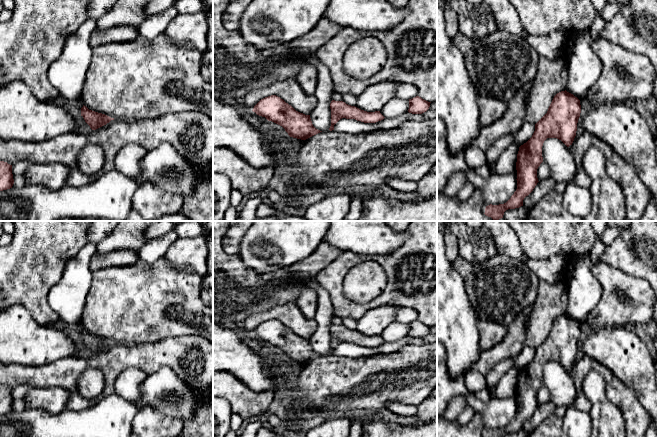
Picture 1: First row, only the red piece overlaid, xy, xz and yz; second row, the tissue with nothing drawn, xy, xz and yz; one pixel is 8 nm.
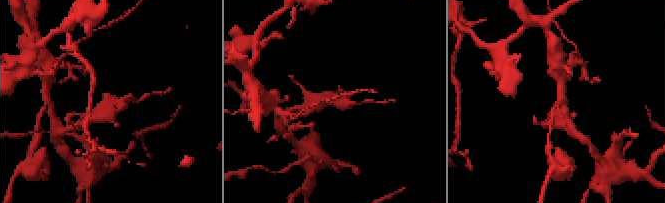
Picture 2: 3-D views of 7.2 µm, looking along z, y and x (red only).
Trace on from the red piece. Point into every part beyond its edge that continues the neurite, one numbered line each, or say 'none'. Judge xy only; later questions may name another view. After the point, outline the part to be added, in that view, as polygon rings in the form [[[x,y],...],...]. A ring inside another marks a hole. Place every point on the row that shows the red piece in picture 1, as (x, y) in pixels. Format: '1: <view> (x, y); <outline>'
none

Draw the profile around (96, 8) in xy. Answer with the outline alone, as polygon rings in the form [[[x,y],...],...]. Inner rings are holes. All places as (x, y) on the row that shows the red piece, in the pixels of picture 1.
[[[90,0],[87,7],[87,17],[97,21],[115,5],[116,1],[117,0]]]

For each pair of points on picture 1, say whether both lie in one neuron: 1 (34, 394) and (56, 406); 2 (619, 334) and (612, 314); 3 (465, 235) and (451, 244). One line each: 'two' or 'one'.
1: one
2: two
3: two

